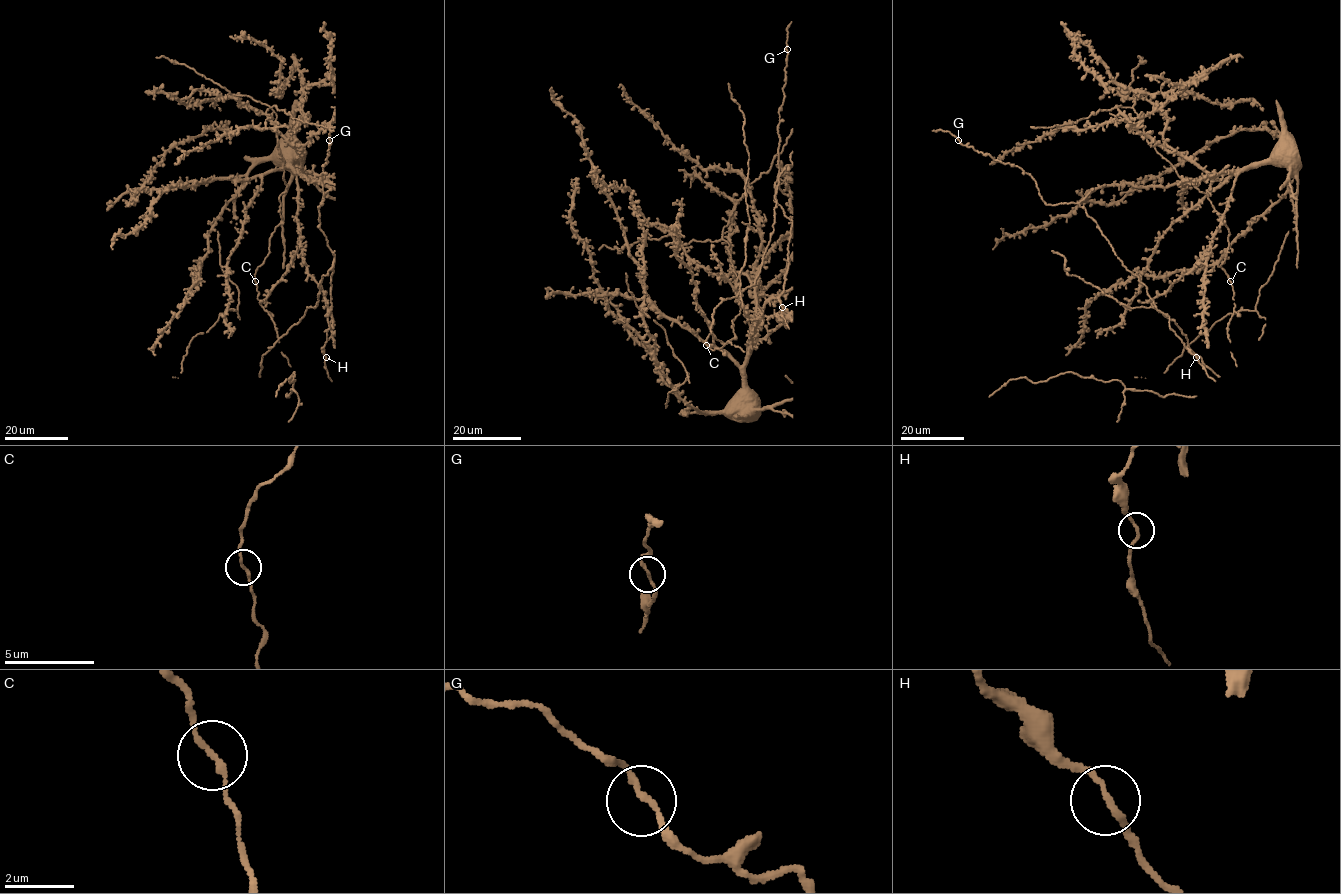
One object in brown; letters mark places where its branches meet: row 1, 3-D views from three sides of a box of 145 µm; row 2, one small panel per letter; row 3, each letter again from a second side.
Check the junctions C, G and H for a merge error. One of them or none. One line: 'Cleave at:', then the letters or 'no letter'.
Cleave at: no letter

